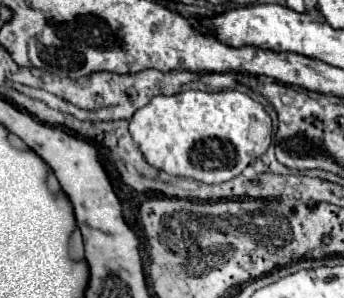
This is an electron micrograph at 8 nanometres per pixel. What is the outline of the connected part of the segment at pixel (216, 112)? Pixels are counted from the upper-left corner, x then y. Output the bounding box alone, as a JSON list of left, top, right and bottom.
[130,90,272,184]

